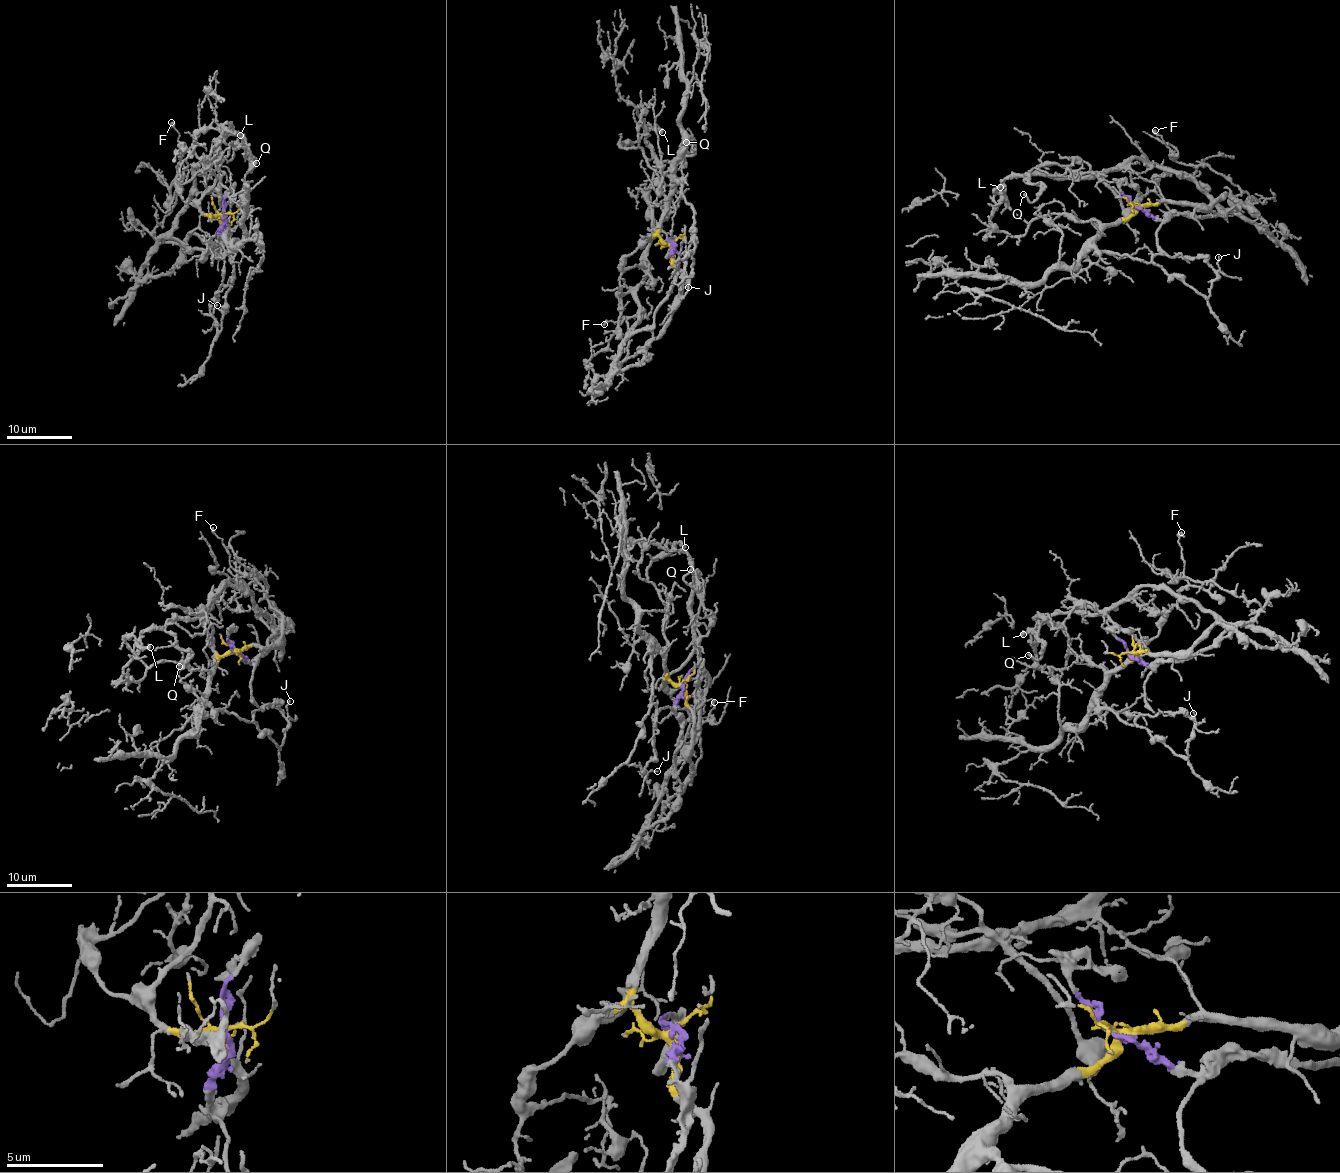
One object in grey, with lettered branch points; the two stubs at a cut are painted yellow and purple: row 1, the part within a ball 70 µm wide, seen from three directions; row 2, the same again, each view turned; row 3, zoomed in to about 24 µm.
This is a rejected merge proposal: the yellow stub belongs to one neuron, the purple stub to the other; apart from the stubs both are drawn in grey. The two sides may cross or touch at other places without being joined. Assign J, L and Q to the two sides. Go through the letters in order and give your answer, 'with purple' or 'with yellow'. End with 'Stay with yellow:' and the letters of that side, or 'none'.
J: with yellow
L: with purple
Q: with purple
Stay with yellow: J

